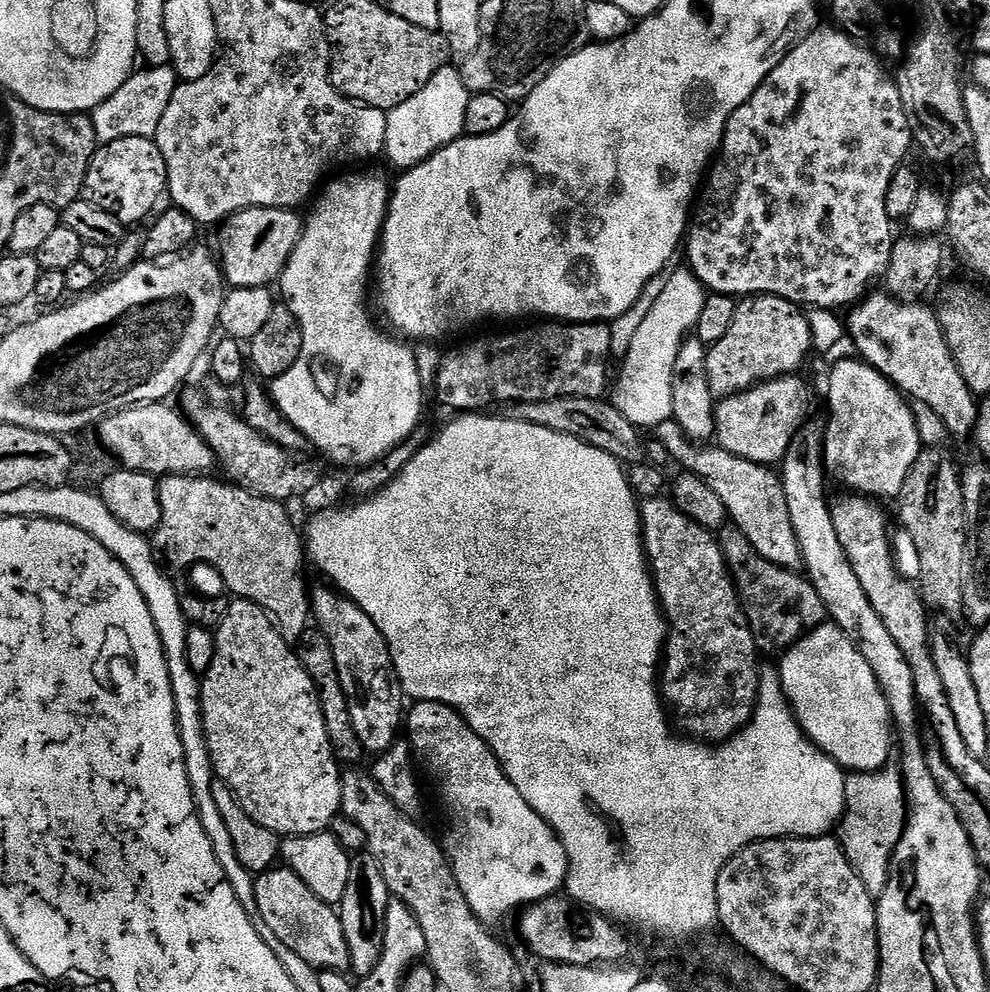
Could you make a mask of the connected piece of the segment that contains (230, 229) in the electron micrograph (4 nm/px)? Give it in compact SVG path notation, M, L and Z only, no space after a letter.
M248 208L223 221L218 259L224 279L232 288L263 288L280 279L288 259L298 246L304 220L299 211L290 208Z

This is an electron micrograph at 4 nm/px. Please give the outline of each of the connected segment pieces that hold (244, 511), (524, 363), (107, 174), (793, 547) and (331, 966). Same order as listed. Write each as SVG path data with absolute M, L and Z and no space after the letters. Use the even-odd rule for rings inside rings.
M211 475L202 476L165 476L159 481L160 486L160 505L162 506L162 522L156 527L154 533L154 548L161 557L164 556L176 568L188 568L191 564L209 564L214 571L220 575L220 580L233 593L233 597L249 600L258 606L262 606L267 610L268 615L276 621L276 629L282 634L282 638L286 643L295 645L298 638L302 638L302 634L310 626L310 592L306 587L304 589L304 580L300 577L300 571L304 568L304 560L306 564L306 544L302 539L302 532L292 525L292 520L288 517L288 512L283 503L279 500L271 500L270 498L262 498L250 494L244 488L238 487L236 484L229 482L227 479L211 480Z
M540 322L537 328L524 328L521 332L504 332L501 336L496 336L493 340L476 340L473 344L464 344L461 348L456 348L452 353L445 355L437 372L434 392L436 396L448 408L457 408L455 411L460 414L472 414L477 410L488 410L492 403L505 404L525 404L526 402L542 402L550 398L570 398L571 396L581 396L582 398L601 399L605 395L604 387L609 387L608 368L604 363L609 363L609 352L611 350L610 334L611 330L607 323L599 324L565 324L563 322Z
M124 137L97 147L84 179L82 199L106 210L106 214L114 214L125 226L132 226L139 220L147 221L157 211L156 203L165 199L167 186L166 158L162 158L155 139Z
M673 423L670 430L660 430L654 439L666 446L669 457L677 460L685 472L698 474L718 498L722 498L722 506L726 506L729 521L740 529L742 534L766 558L766 562L774 562L779 568L793 570L801 567L800 547L798 538L794 534L794 522L790 522L790 510L786 506L784 484L779 475L771 467L755 464L746 458L738 458L719 446L705 446L689 438L682 430L682 426ZM712 447L712 448L708 448Z
M273 866L257 875L251 890L251 903L256 904L255 915L262 924L264 922L263 927L270 936L272 931L271 939L281 949L289 948L302 963L320 972L344 974L351 969L350 946L342 930L339 911L316 897L310 886L306 886L306 882L289 867Z

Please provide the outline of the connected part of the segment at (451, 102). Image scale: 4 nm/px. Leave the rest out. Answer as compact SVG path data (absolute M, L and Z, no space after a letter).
M445 64L414 98L392 108L387 116L384 152L396 169L412 168L459 139L465 133L466 108L471 95L461 80L459 69Z

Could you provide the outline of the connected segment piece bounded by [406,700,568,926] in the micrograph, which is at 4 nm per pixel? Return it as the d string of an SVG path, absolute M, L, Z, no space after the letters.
M421 700L413 703L406 712L406 732L407 728L407 743L419 759L420 756L424 759L429 774L440 783L440 796L448 811L449 824L448 833L442 836L444 855L448 857L454 878L477 918L483 924L496 926L511 912L519 913L529 904L557 895L568 879L568 855L564 844L508 781L490 746L470 730L468 723L455 710L438 702Z

